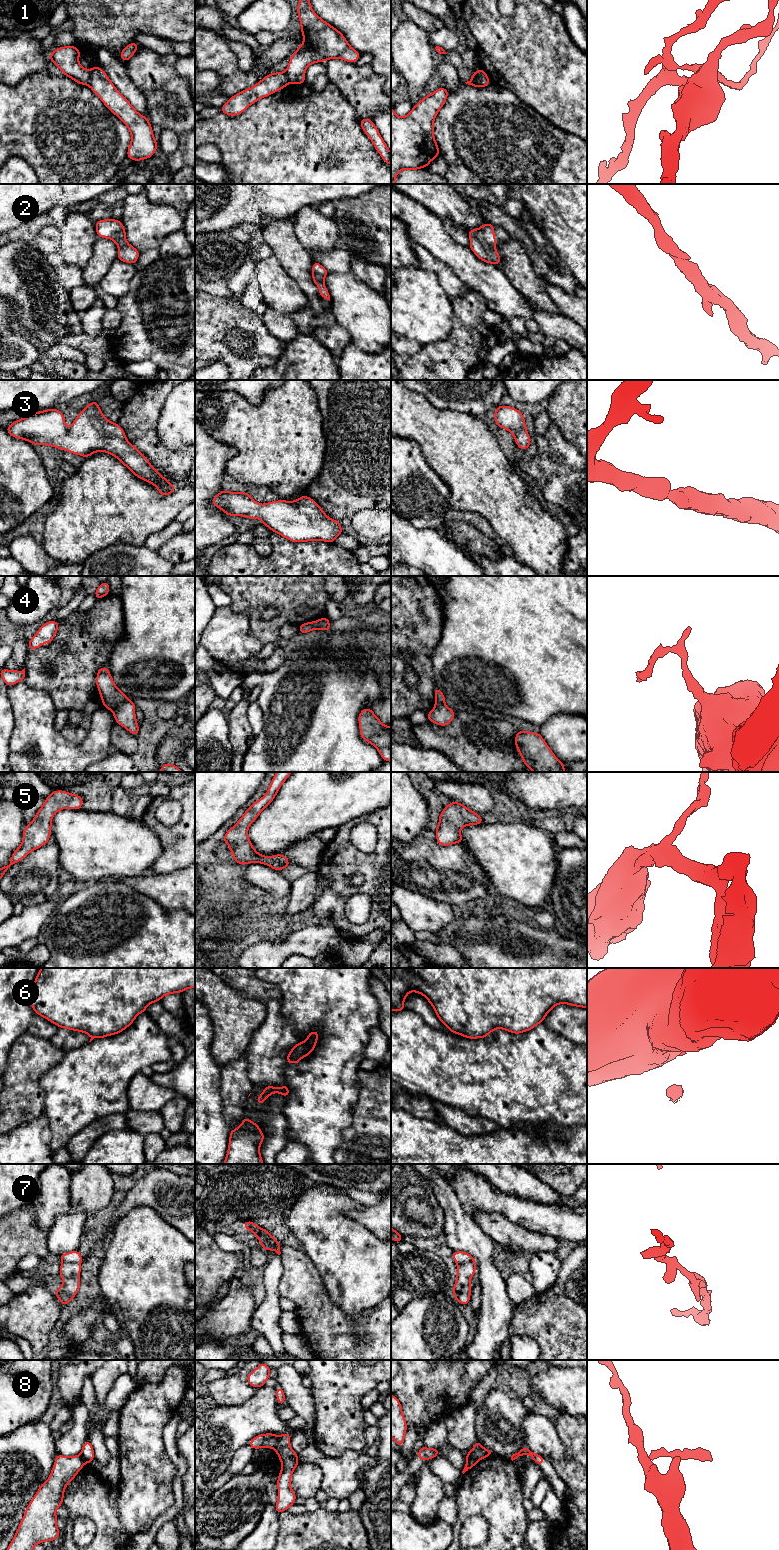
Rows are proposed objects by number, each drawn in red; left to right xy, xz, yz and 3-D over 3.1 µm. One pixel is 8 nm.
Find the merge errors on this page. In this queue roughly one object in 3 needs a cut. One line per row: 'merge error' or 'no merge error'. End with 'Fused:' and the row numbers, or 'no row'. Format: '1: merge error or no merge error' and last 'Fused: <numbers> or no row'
1: merge error
2: no merge error
3: no merge error
4: merge error
5: no merge error
6: merge error
7: merge error
8: merge error
Fused: 1, 4, 6, 7, 8

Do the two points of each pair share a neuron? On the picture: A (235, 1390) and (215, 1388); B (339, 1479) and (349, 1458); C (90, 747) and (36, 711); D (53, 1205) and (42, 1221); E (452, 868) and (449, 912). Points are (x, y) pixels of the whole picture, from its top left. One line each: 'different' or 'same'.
A: same
B: same
C: same
D: same
E: different

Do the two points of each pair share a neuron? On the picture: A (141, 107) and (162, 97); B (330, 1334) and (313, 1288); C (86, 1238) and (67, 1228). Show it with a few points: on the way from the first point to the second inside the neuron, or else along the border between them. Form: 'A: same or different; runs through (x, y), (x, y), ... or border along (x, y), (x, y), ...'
A: different; border along (135, 84), (145, 96), (148, 111)
B: same; runs through (323, 1323), (314, 1309), (313, 1299)
C: different; border along (84, 1229), (77, 1249)

